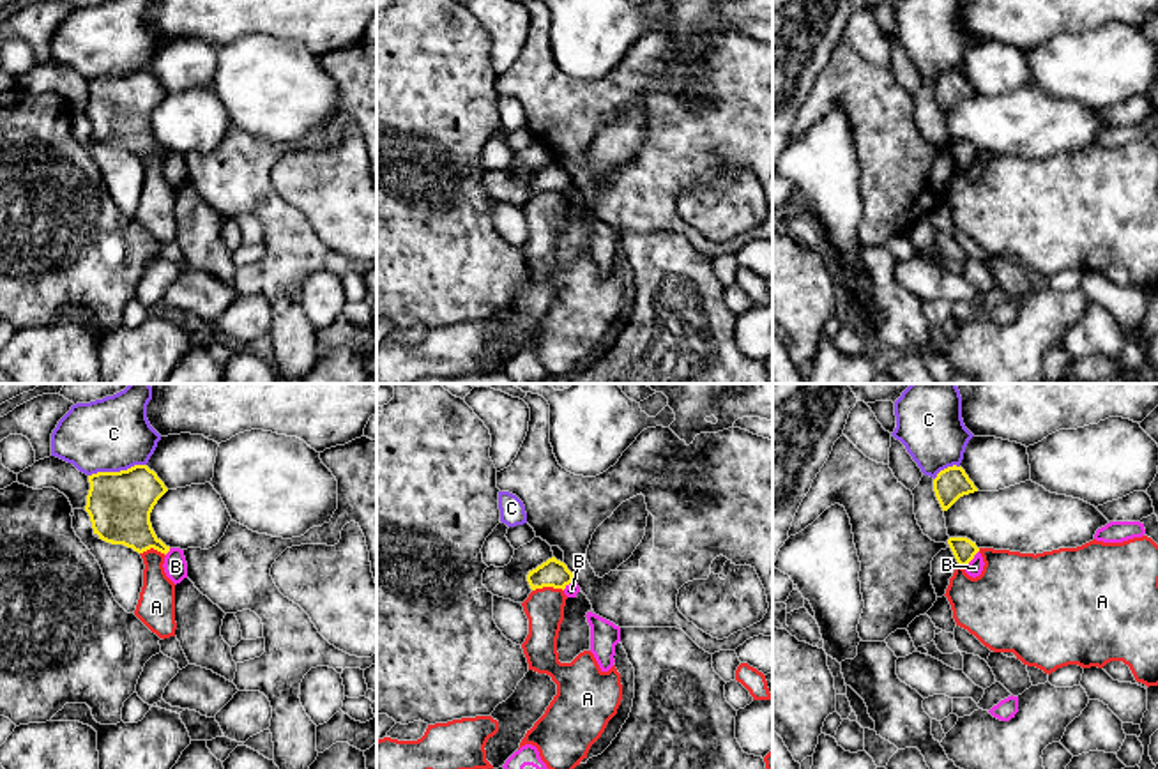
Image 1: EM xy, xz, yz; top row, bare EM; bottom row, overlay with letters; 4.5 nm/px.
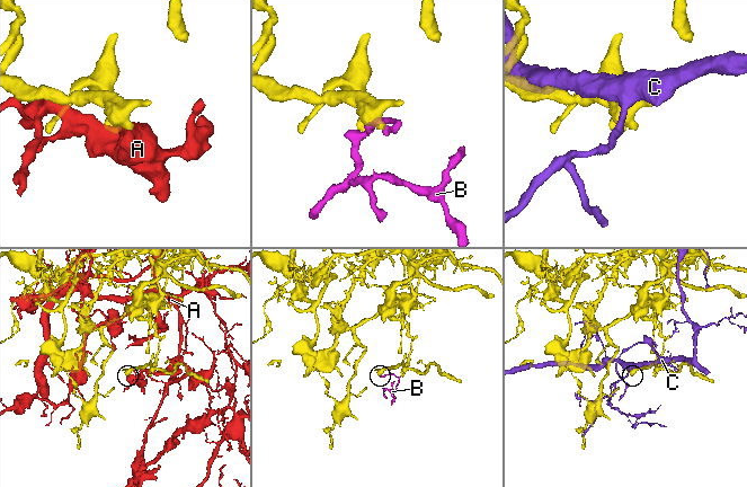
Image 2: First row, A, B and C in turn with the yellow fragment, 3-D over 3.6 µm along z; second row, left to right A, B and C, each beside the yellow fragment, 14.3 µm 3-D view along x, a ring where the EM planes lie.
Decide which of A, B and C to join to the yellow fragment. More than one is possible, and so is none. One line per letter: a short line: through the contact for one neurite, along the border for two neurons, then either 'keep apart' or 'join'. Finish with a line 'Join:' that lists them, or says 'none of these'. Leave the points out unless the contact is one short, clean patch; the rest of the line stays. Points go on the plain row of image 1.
A: keep apart
B: keep apart
C: keep apart
Join: none of these

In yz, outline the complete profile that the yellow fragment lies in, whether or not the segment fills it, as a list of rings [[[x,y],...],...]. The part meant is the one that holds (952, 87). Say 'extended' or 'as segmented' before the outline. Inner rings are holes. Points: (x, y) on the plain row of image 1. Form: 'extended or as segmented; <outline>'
as segmented; [[[948,71],[933,83],[933,95],[942,111],[948,115],[960,101],[978,95],[962,71]]]

